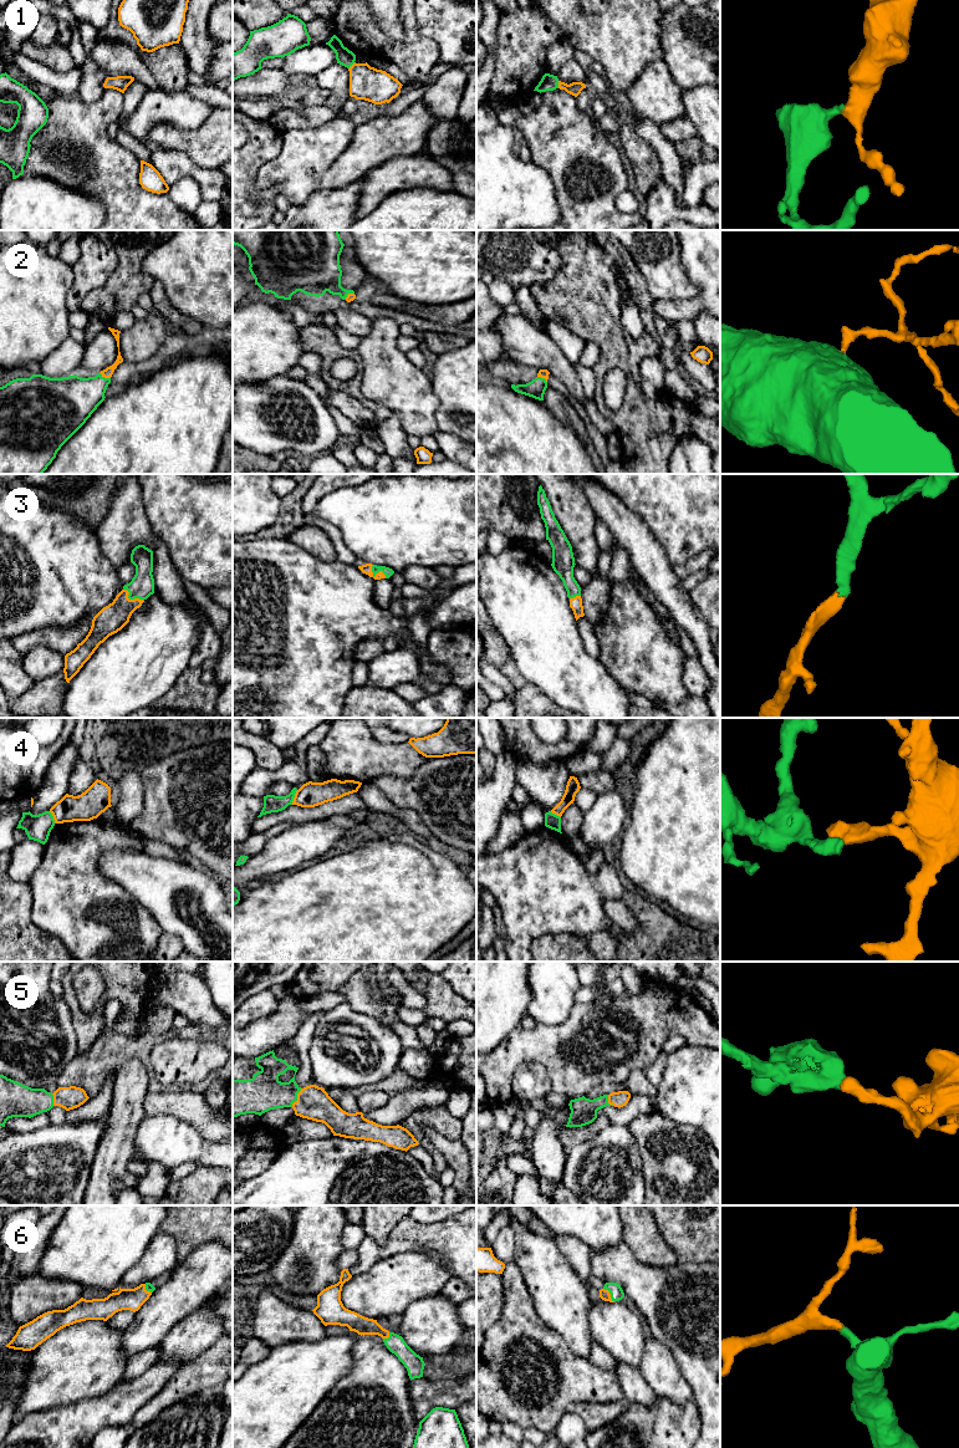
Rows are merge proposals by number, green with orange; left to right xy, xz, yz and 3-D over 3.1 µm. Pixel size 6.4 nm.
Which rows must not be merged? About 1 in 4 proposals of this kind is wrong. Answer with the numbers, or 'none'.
4

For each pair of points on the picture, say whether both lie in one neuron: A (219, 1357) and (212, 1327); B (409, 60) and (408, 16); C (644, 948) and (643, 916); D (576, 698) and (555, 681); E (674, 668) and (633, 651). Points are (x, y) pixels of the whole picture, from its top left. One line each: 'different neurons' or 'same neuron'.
A: different neurons
B: same neuron
C: same neuron
D: same neuron
E: same neuron

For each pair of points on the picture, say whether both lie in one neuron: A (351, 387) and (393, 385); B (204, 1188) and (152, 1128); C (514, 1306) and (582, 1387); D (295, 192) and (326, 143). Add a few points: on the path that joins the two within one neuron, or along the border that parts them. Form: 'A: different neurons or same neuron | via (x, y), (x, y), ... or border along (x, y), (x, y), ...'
A: different neurons | border along (362, 371), (361, 393)
B: different neurons | border along (219, 1166), (199, 1167)
C: same neuron | via (531, 1326), (555, 1350), (561, 1359), (562, 1367)
D: same neuron | via (297, 179), (297, 172), (314, 156)

